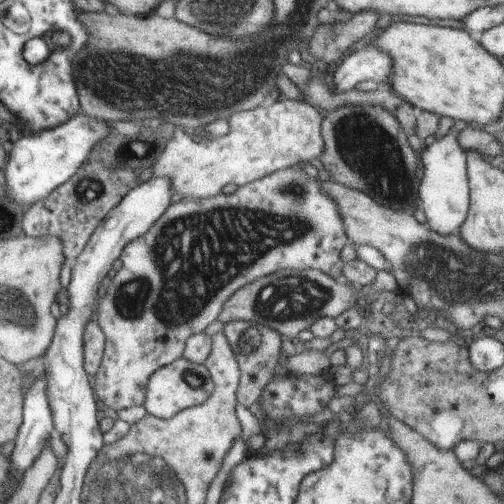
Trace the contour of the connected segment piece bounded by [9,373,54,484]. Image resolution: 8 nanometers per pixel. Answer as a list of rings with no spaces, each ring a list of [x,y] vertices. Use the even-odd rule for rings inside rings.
[[[43,373],[33,382],[33,386],[27,390],[22,402],[21,429],[14,440],[13,449],[9,455],[11,462],[11,478],[17,484],[21,480],[23,472],[33,464],[41,448],[45,446],[47,438],[54,436],[51,410],[47,402],[47,382]]]

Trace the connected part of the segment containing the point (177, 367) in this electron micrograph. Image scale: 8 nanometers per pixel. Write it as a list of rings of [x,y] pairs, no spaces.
[[[180,357],[173,363],[159,368],[150,376],[142,407],[147,414],[160,419],[171,418],[171,416],[177,415],[179,411],[186,411],[187,408],[195,408],[199,404],[203,404],[211,396],[213,387],[214,381],[211,380],[210,373],[205,370],[204,365],[193,364],[191,361]]]

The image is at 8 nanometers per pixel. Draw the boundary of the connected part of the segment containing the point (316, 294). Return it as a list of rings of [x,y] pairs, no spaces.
[[[281,269],[270,275],[262,276],[261,280],[247,283],[245,288],[238,288],[219,312],[218,320],[223,325],[229,321],[255,322],[264,324],[279,336],[291,339],[301,330],[307,330],[317,318],[339,317],[359,298],[381,291],[394,292],[398,288],[393,274],[388,269],[378,270],[370,286],[359,287],[352,283],[337,282],[317,269]]]

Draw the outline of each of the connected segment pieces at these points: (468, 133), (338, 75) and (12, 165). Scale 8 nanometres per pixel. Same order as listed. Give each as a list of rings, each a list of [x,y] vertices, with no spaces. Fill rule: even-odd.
[[[466,124],[457,132],[459,148],[465,152],[479,152],[481,156],[493,157],[503,152],[502,143],[491,134],[485,133],[480,126]]]
[[[371,44],[361,50],[353,50],[336,66],[329,84],[337,92],[353,90],[357,82],[371,80],[384,89],[391,76],[391,58],[389,54],[377,50]]]
[[[79,112],[53,129],[16,136],[4,167],[7,198],[17,206],[25,207],[30,207],[45,198],[90,158],[97,144],[102,143],[105,132],[107,132],[107,126],[103,120],[97,120]]]

